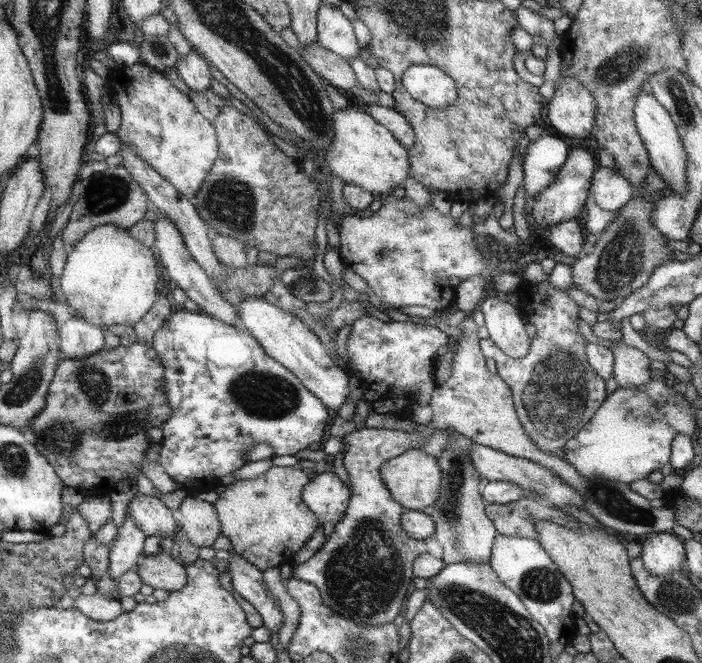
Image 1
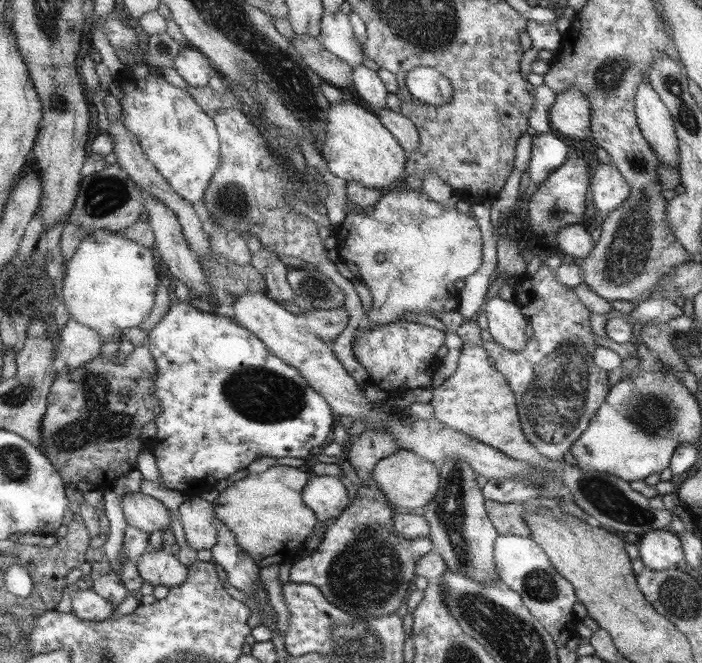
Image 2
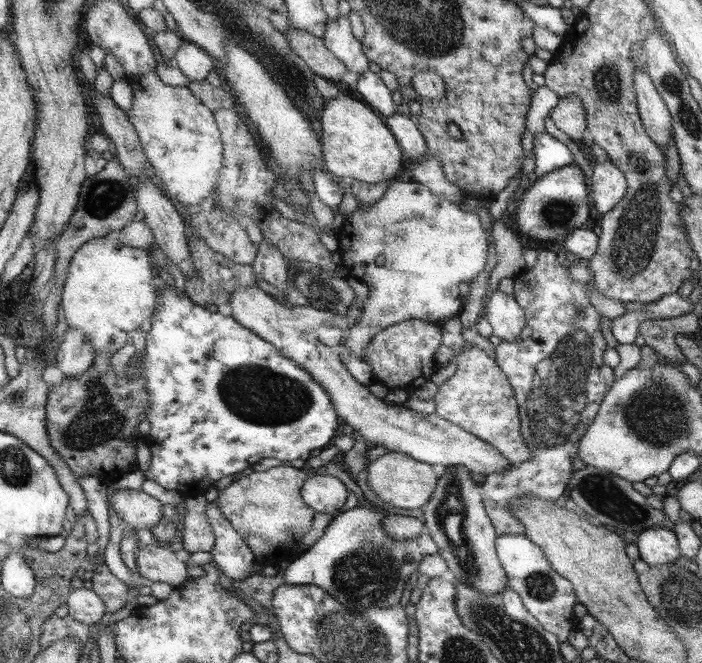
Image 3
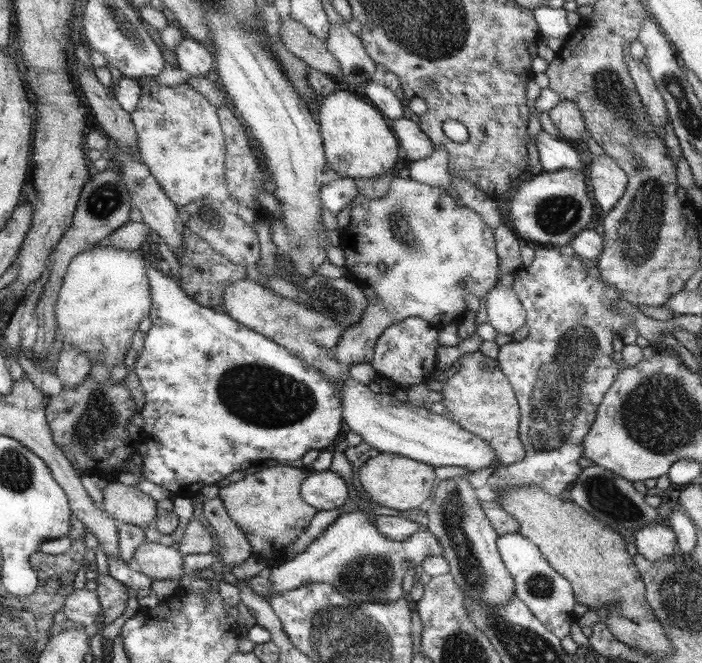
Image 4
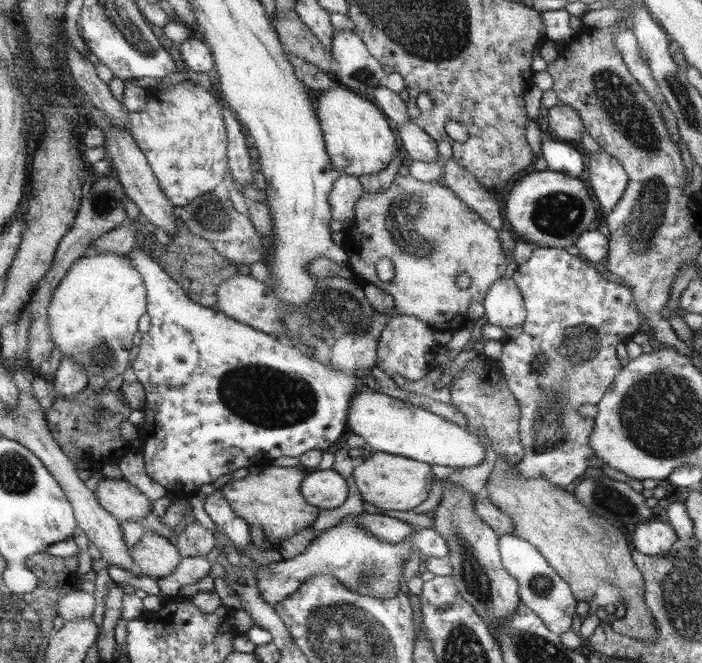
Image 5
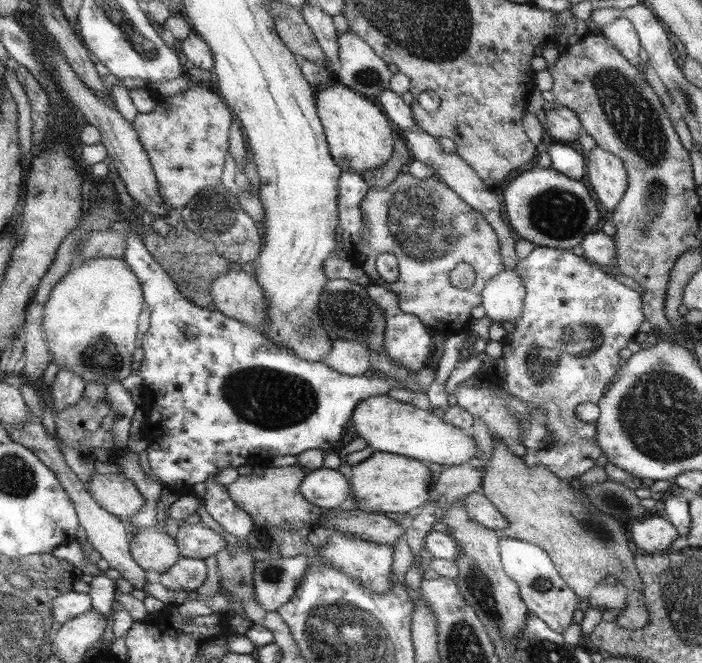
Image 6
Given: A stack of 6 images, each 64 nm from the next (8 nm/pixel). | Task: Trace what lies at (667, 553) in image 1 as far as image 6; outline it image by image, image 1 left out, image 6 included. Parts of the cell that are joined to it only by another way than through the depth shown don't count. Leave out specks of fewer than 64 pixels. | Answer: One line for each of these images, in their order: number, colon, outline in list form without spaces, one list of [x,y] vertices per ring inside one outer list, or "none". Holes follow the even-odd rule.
2: [[[651,530],[639,540],[639,562],[649,570],[669,570],[683,566],[683,552],[677,534]]]
3: [[[649,528],[639,532],[635,546],[639,552],[639,560],[643,560],[649,566],[683,562],[679,554],[677,536],[667,528]]]
4: [[[651,524],[635,530],[633,544],[641,558],[649,562],[657,562],[657,560],[675,558],[673,548],[677,544],[677,536],[665,524]]]
5: [[[647,520],[633,528],[631,544],[633,550],[647,554],[647,556],[665,556],[669,554],[673,542],[677,540],[675,530],[669,522],[659,520]]]
6: [[[649,514],[649,518],[641,518],[631,524],[629,536],[635,546],[645,550],[645,554],[657,554],[669,552],[669,544],[679,538],[679,532],[669,520]]]

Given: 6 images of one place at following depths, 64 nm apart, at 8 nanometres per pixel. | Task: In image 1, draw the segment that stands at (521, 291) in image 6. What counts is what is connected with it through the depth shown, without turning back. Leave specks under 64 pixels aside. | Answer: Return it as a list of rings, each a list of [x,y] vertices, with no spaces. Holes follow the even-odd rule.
[[[489,296],[479,304],[479,310],[485,318],[485,328],[489,332],[489,340],[507,356],[523,358],[529,352],[529,342],[521,320],[521,308],[511,306],[509,302],[501,302],[495,296]]]

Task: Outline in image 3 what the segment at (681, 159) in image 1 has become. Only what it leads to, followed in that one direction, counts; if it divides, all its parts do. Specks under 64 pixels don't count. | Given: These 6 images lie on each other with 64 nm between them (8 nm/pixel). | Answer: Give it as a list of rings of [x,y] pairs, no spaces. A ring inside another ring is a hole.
[[[633,66],[635,70],[631,70],[633,76],[633,98],[637,100],[637,108],[639,108],[639,118],[641,124],[647,132],[647,136],[661,148],[665,150],[665,144],[671,136],[671,114],[661,98],[661,94],[657,94],[649,74],[645,74],[641,68]]]

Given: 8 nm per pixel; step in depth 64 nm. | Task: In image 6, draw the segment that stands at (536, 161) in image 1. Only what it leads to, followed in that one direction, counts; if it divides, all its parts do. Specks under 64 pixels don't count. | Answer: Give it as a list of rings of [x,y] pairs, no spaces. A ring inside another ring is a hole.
[[[547,142],[543,146],[551,158],[551,168],[565,174],[567,178],[573,178],[577,182],[583,180],[585,166],[583,166],[583,152],[575,148],[573,144],[557,144],[557,142]]]

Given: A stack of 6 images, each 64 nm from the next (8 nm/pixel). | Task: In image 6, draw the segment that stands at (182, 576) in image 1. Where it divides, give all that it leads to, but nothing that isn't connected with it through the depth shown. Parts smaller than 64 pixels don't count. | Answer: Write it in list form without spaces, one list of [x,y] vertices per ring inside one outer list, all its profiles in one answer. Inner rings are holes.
[[[161,524],[157,528],[139,528],[131,536],[129,552],[143,570],[155,570],[159,574],[167,572],[181,558],[175,536],[169,536]]]

